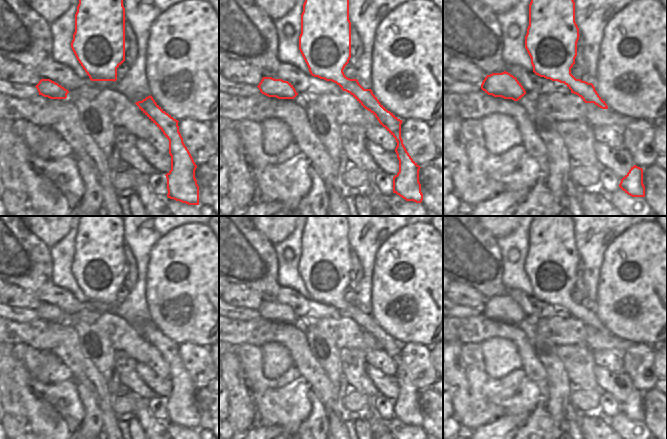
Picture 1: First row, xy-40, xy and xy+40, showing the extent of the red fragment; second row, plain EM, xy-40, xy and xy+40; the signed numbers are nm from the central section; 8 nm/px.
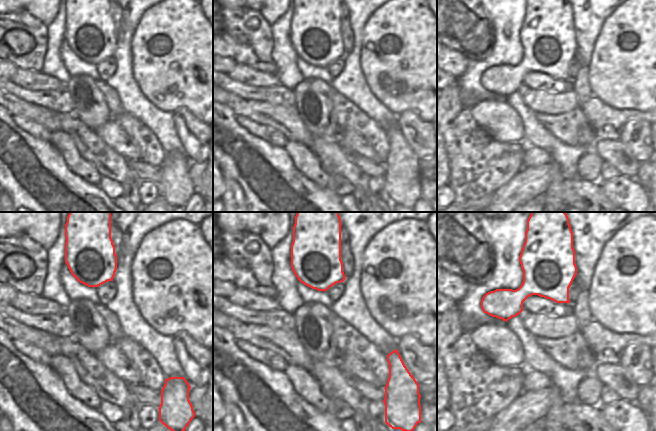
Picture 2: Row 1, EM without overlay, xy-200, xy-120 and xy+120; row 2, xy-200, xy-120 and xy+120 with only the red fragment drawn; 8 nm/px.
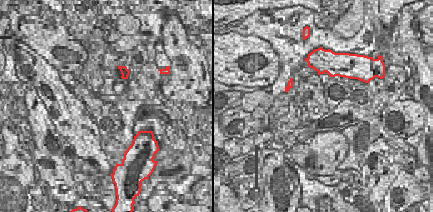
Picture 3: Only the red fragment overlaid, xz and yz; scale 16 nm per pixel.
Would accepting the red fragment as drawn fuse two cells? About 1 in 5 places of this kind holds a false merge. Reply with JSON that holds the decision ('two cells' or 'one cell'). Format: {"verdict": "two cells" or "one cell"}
{"verdict": "one cell"}

